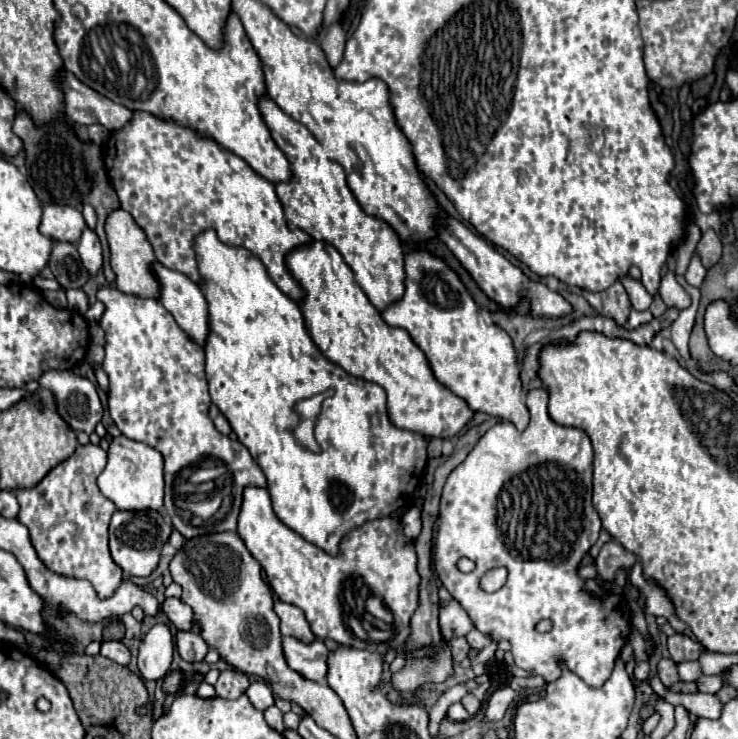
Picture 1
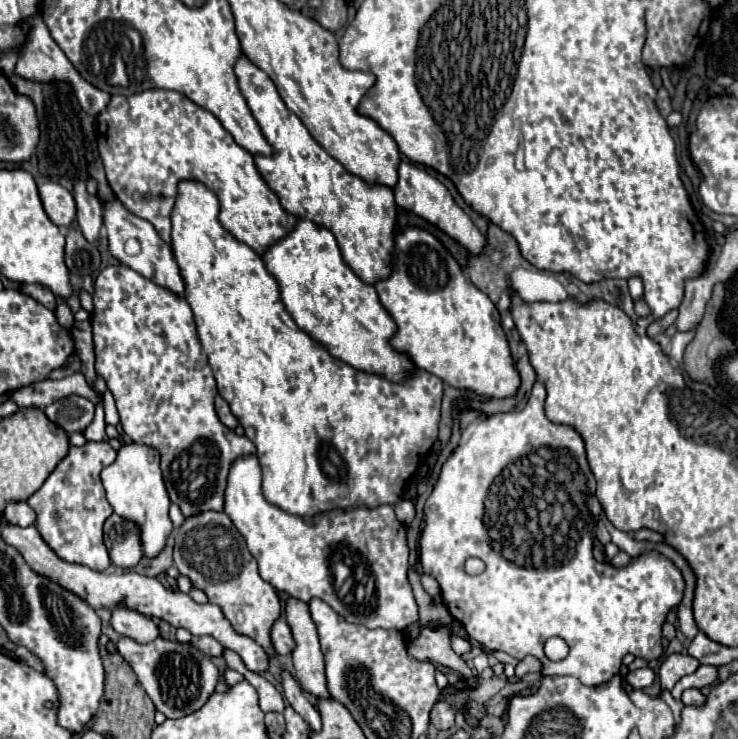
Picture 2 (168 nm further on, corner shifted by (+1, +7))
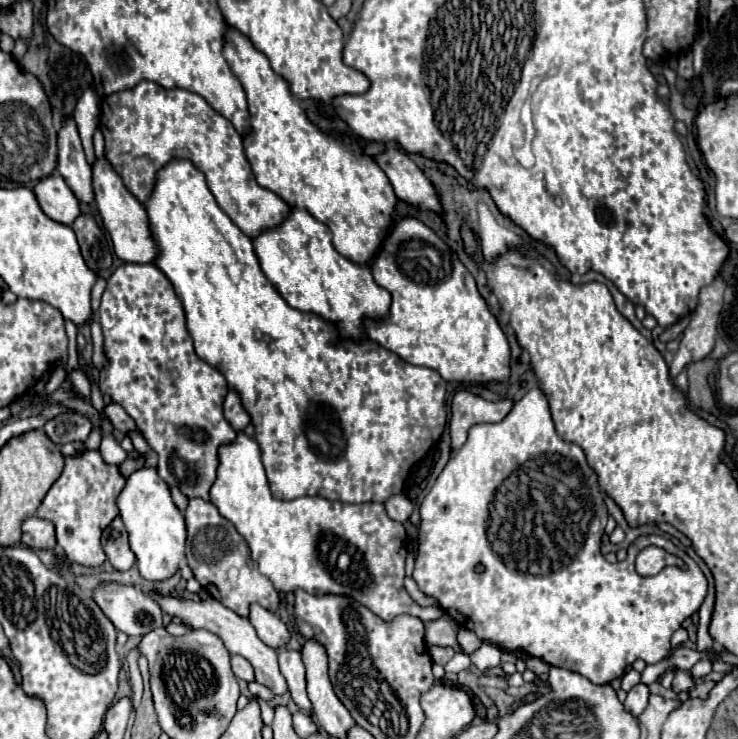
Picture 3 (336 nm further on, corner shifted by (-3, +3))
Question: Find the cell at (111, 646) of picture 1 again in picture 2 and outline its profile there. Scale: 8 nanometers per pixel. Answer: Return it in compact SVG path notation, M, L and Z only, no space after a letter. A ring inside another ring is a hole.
M122 637L118 643L118 653L132 665L140 685L152 699L154 707L168 719L180 719L202 709L202 705L206 705L206 701L216 693L220 671L218 667L214 667L212 659L206 653L202 653L194 643L170 641L164 637L156 637L150 643L138 643L130 637Z

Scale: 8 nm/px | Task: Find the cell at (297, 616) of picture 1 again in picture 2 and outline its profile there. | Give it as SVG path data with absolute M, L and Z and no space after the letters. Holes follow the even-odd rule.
M288 599L286 619L296 641L292 657L294 671L302 689L316 699L328 699L330 693L326 689L324 677L324 655L318 643L316 625L308 615L308 607L298 599Z

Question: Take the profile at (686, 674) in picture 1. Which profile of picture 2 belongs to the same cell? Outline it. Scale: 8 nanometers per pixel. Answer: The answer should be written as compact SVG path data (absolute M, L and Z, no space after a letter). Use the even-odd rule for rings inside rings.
M670 655L664 659L662 667L660 667L660 685L662 689L672 689L676 685L676 681L684 675L694 673L700 667L698 659L692 659L690 655Z

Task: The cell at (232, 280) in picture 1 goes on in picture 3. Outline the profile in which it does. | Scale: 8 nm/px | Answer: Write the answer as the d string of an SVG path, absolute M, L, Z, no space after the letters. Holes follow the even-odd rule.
M174 159L166 167L160 169L156 177L156 187L152 197L144 203L144 209L150 219L152 235L158 241L158 257L156 257L156 267L162 269L162 273L170 279L174 285L176 295L182 301L182 307L186 311L186 323L188 331L194 339L194 349L200 359L216 367L228 381L228 389L236 391L244 403L244 411L248 411L250 421L254 425L254 437L262 449L262 463L266 469L266 477L270 483L270 491L276 499L296 499L302 495L320 495L328 501L342 501L342 503L364 503L364 501L376 501L376 503L386 503L392 495L400 495L404 481L408 477L408 471L414 463L418 463L432 445L438 443L440 435L444 433L446 427L446 381L432 369L428 367L416 367L406 361L402 361L396 353L380 347L374 341L342 341L338 337L338 331L332 323L320 319L318 315L312 313L300 313L292 309L282 295L274 289L274 285L266 279L266 275L260 269L258 257L254 253L254 245L250 237L246 237L232 221L230 217L218 207L214 195L210 193L204 175L186 159Z

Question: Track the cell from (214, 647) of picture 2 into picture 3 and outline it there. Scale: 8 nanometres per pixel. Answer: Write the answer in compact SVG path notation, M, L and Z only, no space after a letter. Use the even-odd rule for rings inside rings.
M232 655L230 663L232 663L232 671L234 671L236 677L240 677L244 681L254 681L254 669L252 669L252 665L244 657Z

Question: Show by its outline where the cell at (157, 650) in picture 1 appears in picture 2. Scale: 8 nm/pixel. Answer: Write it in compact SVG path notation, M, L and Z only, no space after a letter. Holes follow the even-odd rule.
M122 603L112 609L110 623L120 635L128 635L140 643L148 643L148 639L156 639L156 635L160 635L158 625L152 621L152 617L142 615Z

